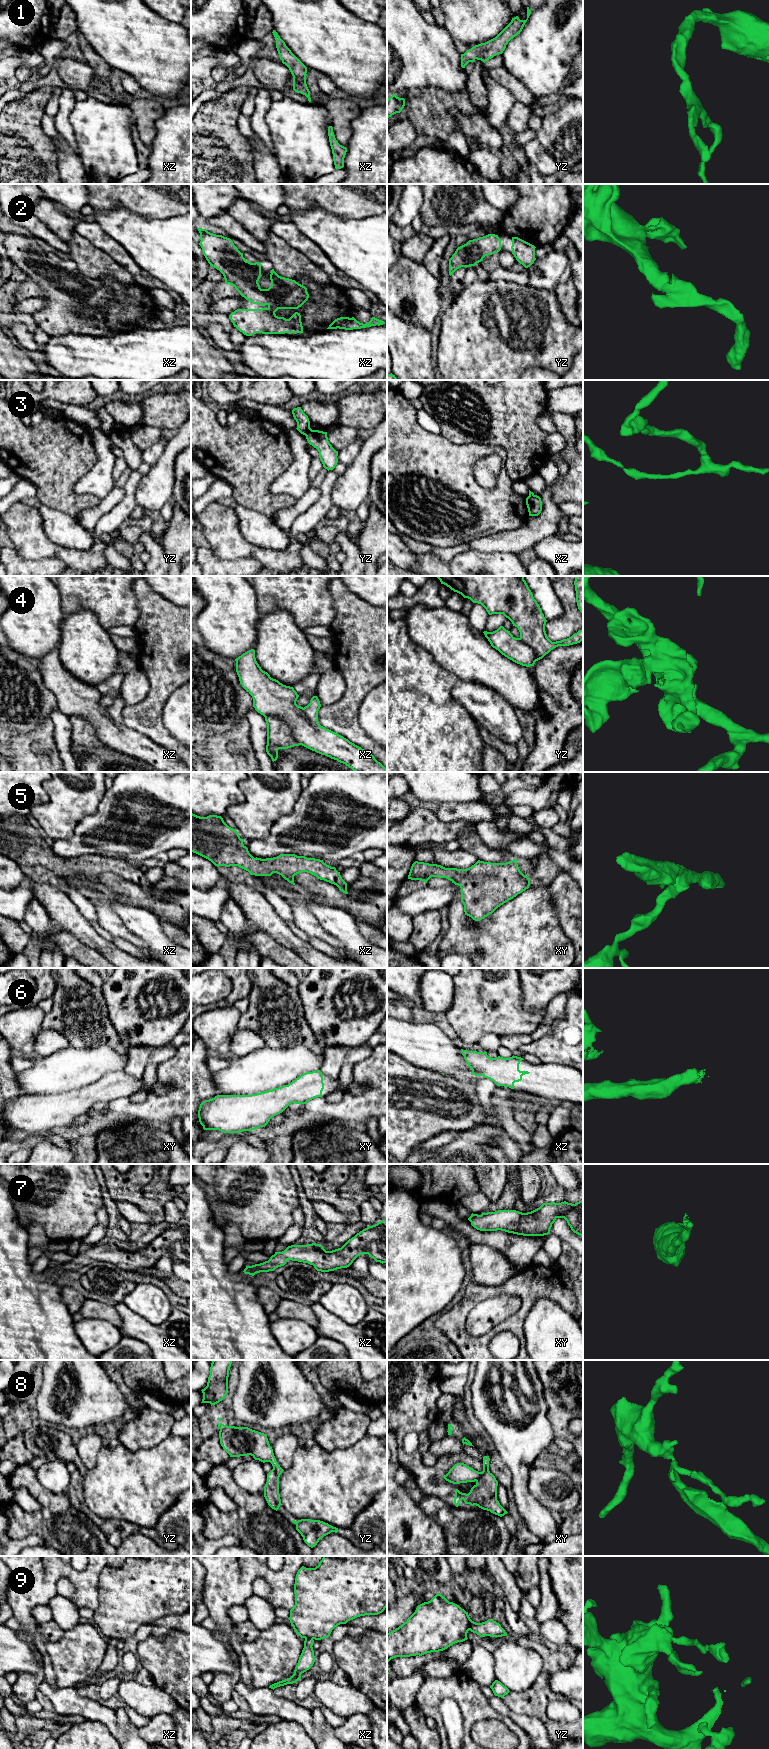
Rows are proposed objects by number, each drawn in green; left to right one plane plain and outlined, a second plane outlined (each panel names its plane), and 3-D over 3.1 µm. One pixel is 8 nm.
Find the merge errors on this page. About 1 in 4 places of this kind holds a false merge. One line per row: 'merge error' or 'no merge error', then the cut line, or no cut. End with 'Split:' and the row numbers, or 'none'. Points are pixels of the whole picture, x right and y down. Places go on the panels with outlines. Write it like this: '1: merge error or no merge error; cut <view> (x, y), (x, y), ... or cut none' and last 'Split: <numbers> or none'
1: no merge error; cut none
2: no merge error; cut none
3: merge error; cut yz (310, 428), (305, 435)
4: merge error; cut xz (265, 716), (276, 716), (281, 719), (301, 744)
5: no merge error; cut none
6: no merge error; cut none
7: no merge error; cut none
8: merge error; cut xy (488, 1470), (484, 1470), (475, 1480)
9: merge error; cut yz (471, 1620), (468, 1629)
Split: 3, 4, 8, 9

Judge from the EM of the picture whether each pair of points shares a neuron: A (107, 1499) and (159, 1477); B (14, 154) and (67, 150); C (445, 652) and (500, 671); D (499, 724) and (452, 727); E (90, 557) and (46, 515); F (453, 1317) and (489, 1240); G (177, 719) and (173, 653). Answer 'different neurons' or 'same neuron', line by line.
A: same neuron
B: different neurons
C: same neuron
D: different neurons
E: different neurons
F: different neurons
G: different neurons

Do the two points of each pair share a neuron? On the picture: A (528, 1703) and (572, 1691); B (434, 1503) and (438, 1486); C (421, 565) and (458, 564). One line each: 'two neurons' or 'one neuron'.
A: two neurons
B: two neurons
C: two neurons

